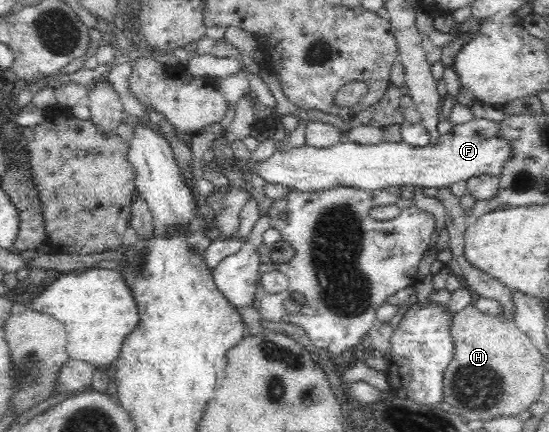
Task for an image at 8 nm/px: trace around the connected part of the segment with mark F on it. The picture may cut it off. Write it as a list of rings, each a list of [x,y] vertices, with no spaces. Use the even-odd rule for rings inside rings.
[[[472,118],[470,121],[451,125],[450,131],[441,135],[435,143],[428,143],[424,147],[408,145],[404,140],[398,143],[382,142],[378,145],[360,145],[342,141],[327,148],[315,148],[305,144],[300,148],[292,148],[273,153],[264,163],[252,167],[254,175],[260,175],[268,183],[284,185],[290,190],[304,193],[321,192],[338,186],[365,189],[366,191],[385,190],[388,187],[414,185],[415,187],[448,188],[452,184],[465,182],[471,177],[489,175],[500,179],[506,165],[512,161],[514,153],[512,146],[499,134],[500,124],[486,118]]]

